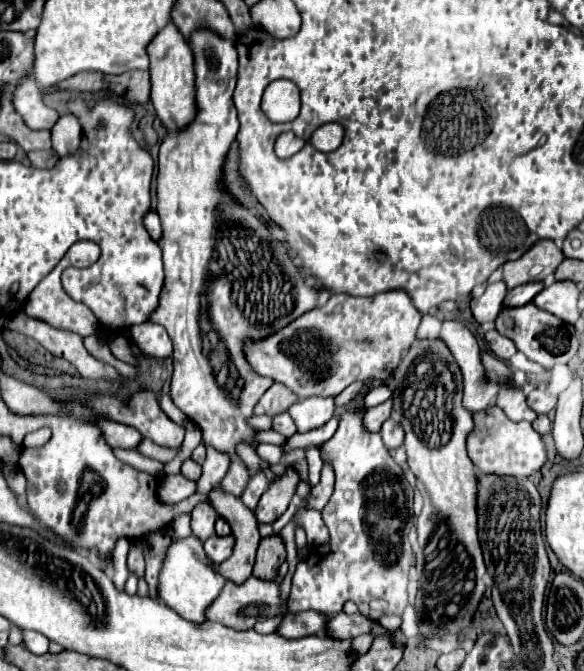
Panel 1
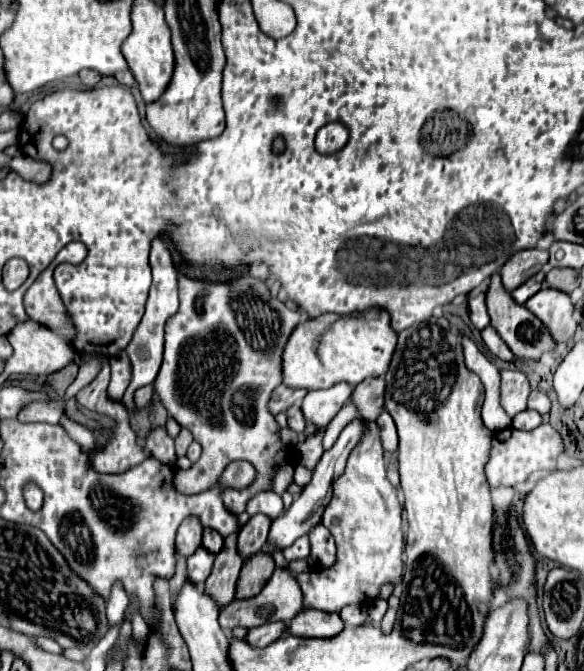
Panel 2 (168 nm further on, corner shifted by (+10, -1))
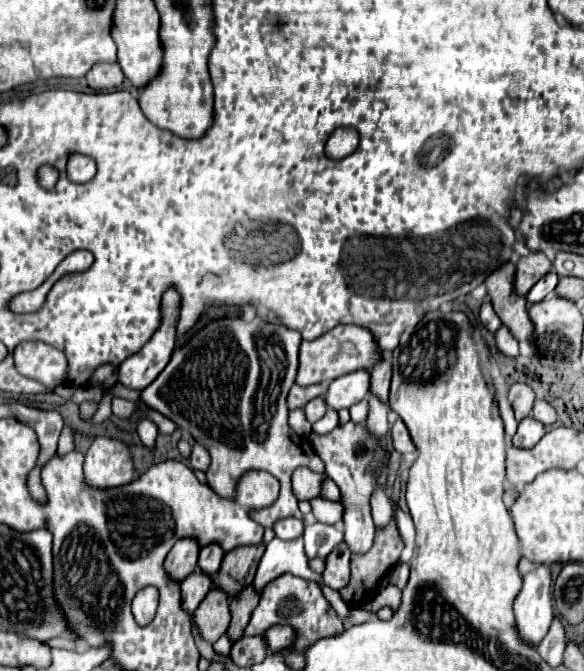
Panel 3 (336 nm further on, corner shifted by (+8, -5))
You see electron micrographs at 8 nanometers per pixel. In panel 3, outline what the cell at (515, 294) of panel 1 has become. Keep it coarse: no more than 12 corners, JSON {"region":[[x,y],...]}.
{"region":[[550,271],[530,289],[528,303],[542,301],[556,289],[558,275]]}

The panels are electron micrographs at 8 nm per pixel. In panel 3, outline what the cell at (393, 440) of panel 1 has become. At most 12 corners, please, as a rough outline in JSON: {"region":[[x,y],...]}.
{"region":[[402,419],[392,425],[394,449],[414,453],[414,441]]}

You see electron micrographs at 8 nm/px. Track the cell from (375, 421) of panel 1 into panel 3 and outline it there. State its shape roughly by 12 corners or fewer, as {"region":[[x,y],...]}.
{"region":[[300,539],[266,545],[252,587],[262,593],[284,573],[322,583]]}

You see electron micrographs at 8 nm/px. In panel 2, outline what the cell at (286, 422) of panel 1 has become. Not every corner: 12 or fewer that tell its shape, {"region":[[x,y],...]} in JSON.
{"region":[[298,403],[286,411],[288,427],[296,433],[302,433],[306,421]]}

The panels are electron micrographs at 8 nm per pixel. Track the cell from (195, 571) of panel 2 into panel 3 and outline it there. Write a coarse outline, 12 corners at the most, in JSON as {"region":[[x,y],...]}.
{"region":[[202,571],[180,585],[182,609],[192,615],[210,591],[212,579]]}

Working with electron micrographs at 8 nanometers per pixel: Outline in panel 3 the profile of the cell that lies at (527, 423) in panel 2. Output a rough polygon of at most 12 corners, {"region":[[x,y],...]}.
{"region":[[532,417],[518,423],[512,447],[530,449],[546,427]]}

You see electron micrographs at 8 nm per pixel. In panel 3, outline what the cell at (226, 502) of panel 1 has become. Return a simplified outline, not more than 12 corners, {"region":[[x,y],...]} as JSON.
{"region":[[210,589],[194,613],[200,637],[214,643],[230,623],[228,595]]}

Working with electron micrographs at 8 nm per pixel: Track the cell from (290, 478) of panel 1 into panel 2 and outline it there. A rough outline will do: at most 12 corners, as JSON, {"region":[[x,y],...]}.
{"region":[[258,513],[238,533],[244,559],[264,547],[270,517]]}

